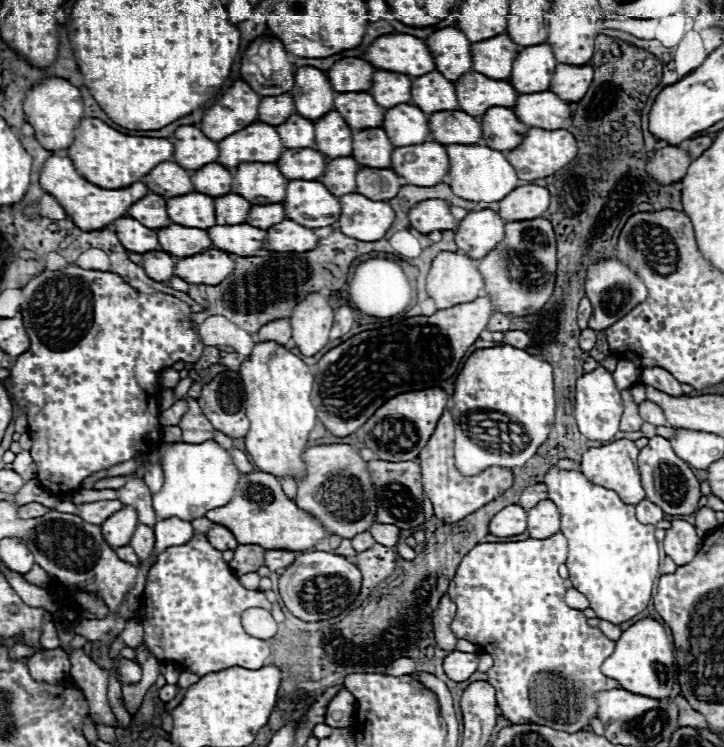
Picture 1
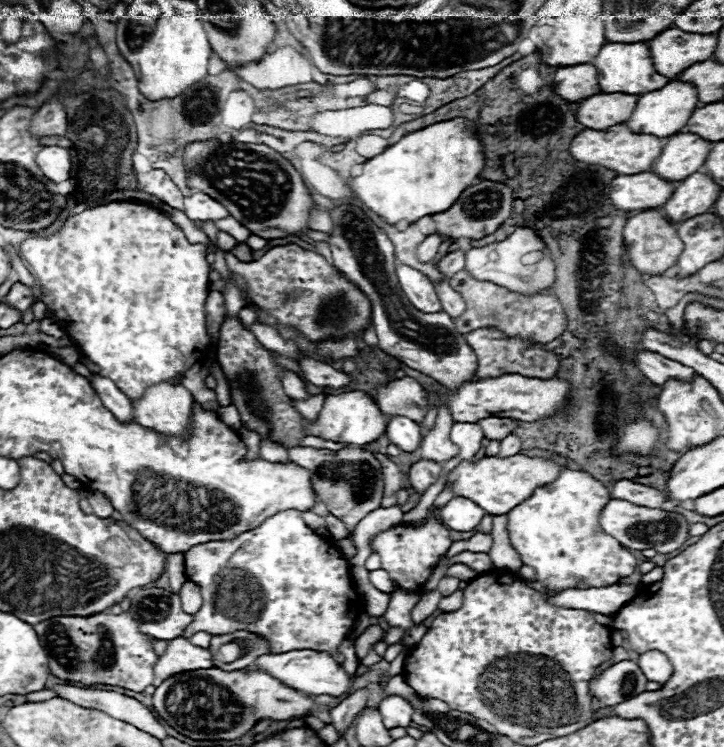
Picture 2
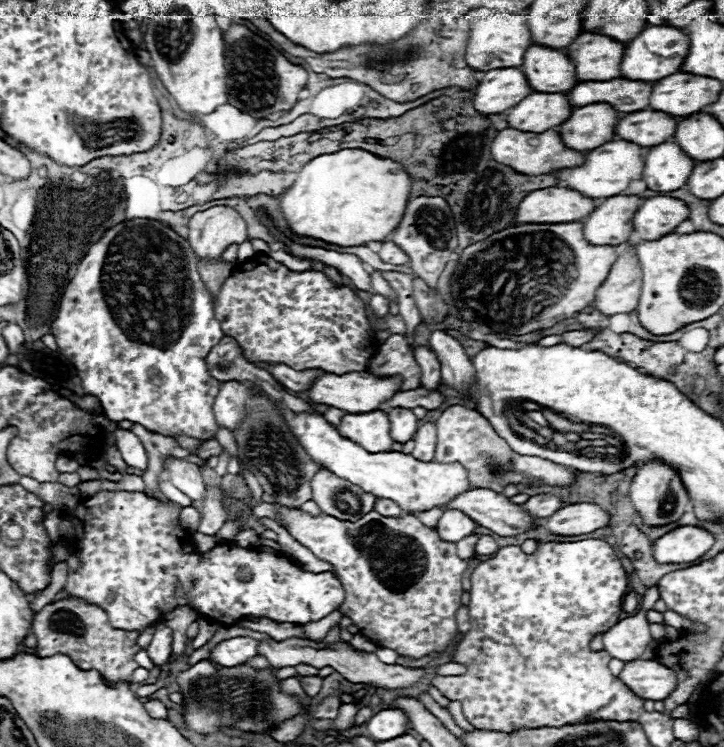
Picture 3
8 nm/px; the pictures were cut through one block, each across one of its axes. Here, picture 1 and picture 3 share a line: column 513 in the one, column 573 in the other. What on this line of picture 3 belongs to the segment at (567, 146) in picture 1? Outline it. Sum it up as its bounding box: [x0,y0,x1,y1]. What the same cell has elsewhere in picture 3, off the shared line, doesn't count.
[490,128,584,176]

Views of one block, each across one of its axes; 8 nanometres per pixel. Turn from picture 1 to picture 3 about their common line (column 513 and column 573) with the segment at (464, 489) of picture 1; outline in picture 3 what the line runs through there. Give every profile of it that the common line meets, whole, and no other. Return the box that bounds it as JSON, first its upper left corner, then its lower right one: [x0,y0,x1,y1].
[434,406,574,492]

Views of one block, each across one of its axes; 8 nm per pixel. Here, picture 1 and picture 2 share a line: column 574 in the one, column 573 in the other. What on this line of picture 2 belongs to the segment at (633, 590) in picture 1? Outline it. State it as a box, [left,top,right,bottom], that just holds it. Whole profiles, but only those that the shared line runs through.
[506,470,638,592]

